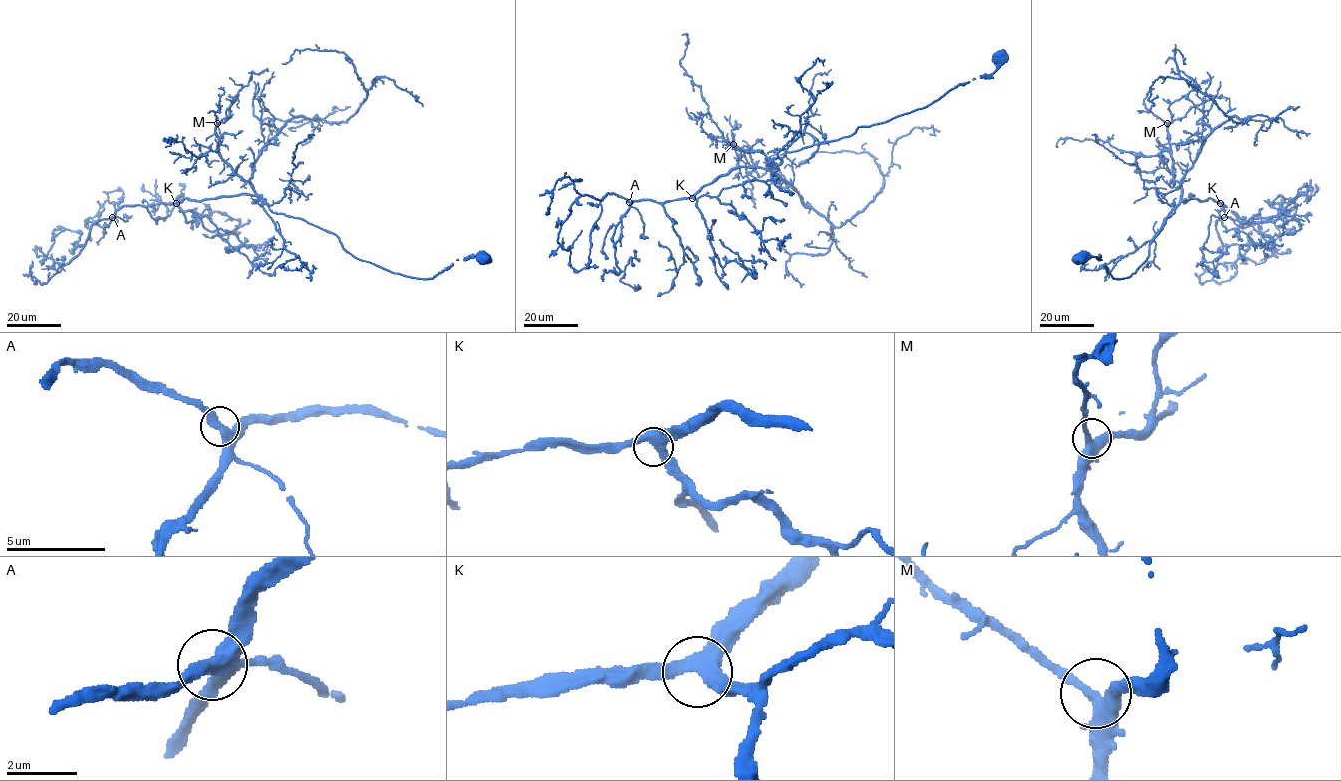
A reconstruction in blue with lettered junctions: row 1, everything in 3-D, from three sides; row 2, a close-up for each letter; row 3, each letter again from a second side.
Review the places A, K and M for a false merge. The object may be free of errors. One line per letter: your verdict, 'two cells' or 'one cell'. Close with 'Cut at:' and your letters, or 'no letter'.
A: one cell
K: one cell
M: one cell
Cut at: no letter

